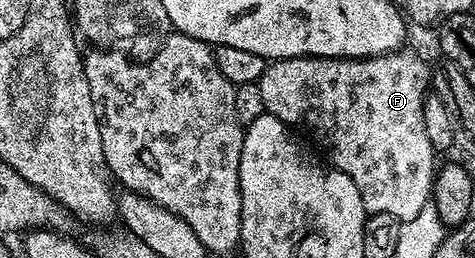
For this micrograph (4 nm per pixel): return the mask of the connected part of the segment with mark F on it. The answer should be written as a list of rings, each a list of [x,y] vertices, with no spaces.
[[[405,52],[387,53],[383,57],[292,57],[282,61],[269,61],[260,81],[257,82],[259,91],[263,91],[265,112],[275,115],[284,125],[294,130],[302,129],[303,132],[310,133],[317,140],[318,147],[329,156],[326,157],[328,164],[343,171],[343,175],[347,175],[351,183],[359,187],[359,199],[363,199],[366,214],[395,215],[395,219],[399,222],[415,219],[415,215],[419,215],[419,211],[423,211],[423,207],[430,204],[435,176],[435,164],[433,165],[435,151],[431,147],[431,139],[427,139],[427,127],[423,123],[423,107],[431,89],[431,69],[430,66],[425,66],[425,61],[419,54]]]

